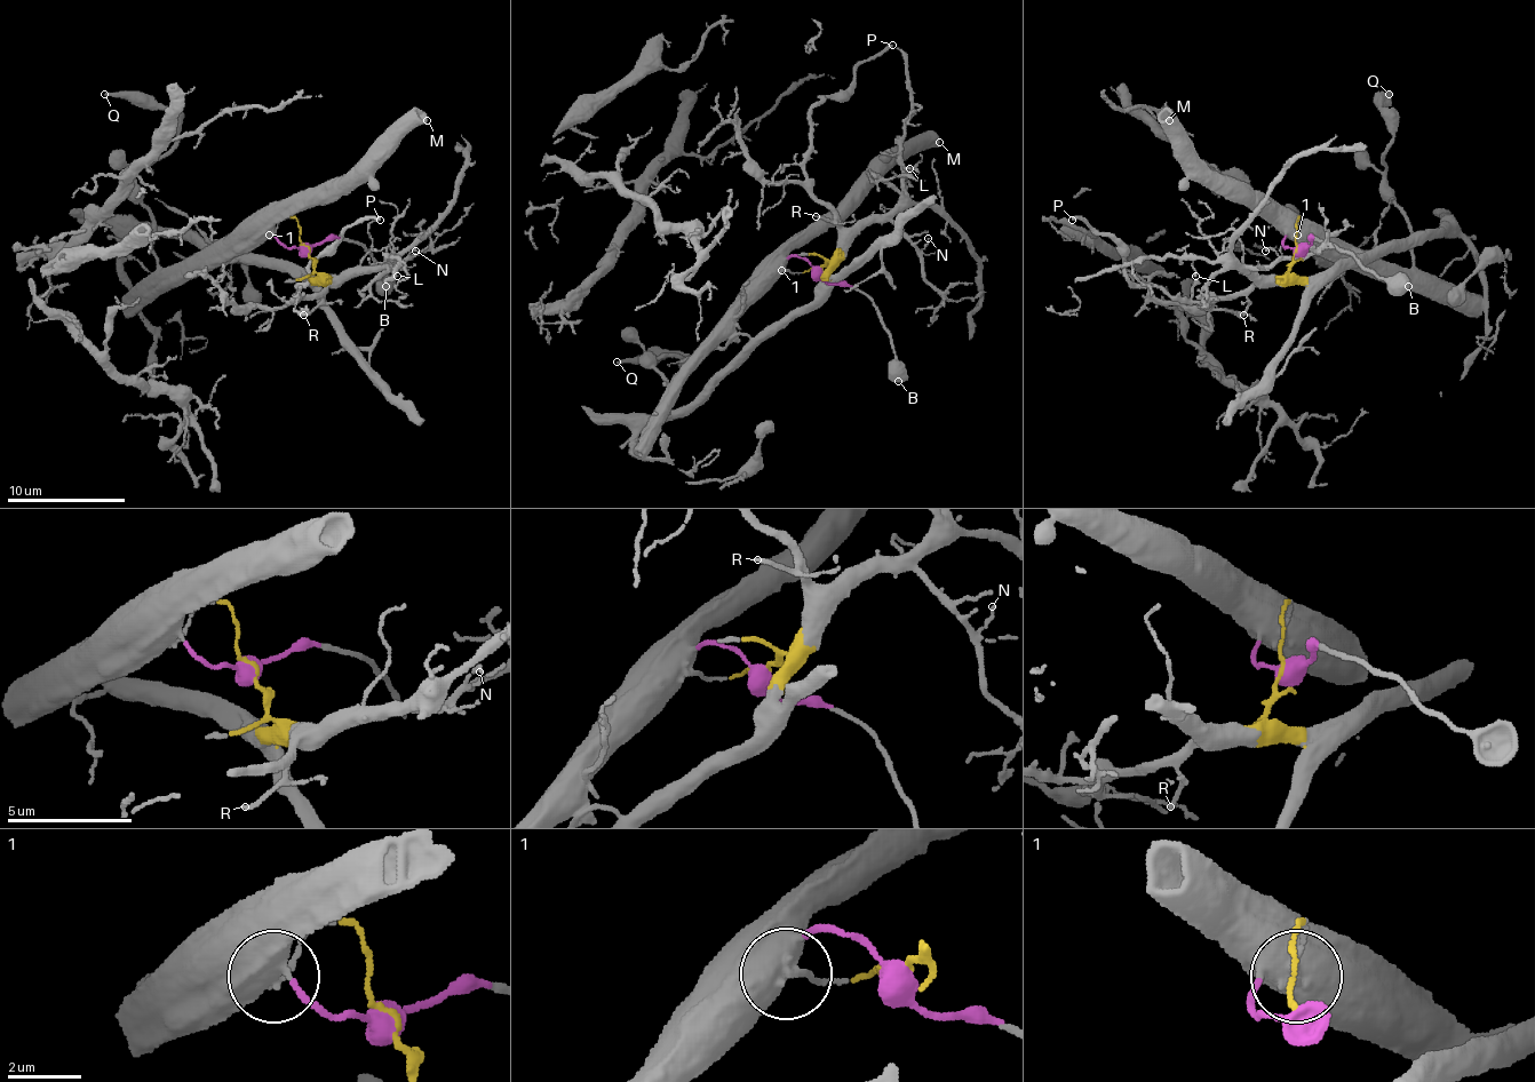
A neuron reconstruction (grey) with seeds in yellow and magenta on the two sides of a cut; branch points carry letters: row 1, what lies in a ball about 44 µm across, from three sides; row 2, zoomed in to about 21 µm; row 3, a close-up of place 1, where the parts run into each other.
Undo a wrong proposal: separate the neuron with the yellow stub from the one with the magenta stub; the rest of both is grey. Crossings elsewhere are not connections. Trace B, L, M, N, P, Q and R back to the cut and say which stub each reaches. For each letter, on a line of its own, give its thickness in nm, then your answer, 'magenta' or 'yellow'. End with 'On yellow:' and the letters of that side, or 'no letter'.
B: 750 nm thick; magenta
L: 130 nm thick; yellow
M: 480 nm thick; magenta
N: 120 nm thick; yellow
P: 200 nm thick; yellow
Q: 240 nm thick; magenta
R: 150 nm thick; yellow
On yellow: L, N, P, R

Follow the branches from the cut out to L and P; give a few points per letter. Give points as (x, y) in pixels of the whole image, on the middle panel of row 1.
L: (821, 268), (898, 201), (901, 169), (911, 169)
P: (821, 268), (840, 238), (836, 216), (812, 193), (803, 154), (816, 106), (892, 45)

